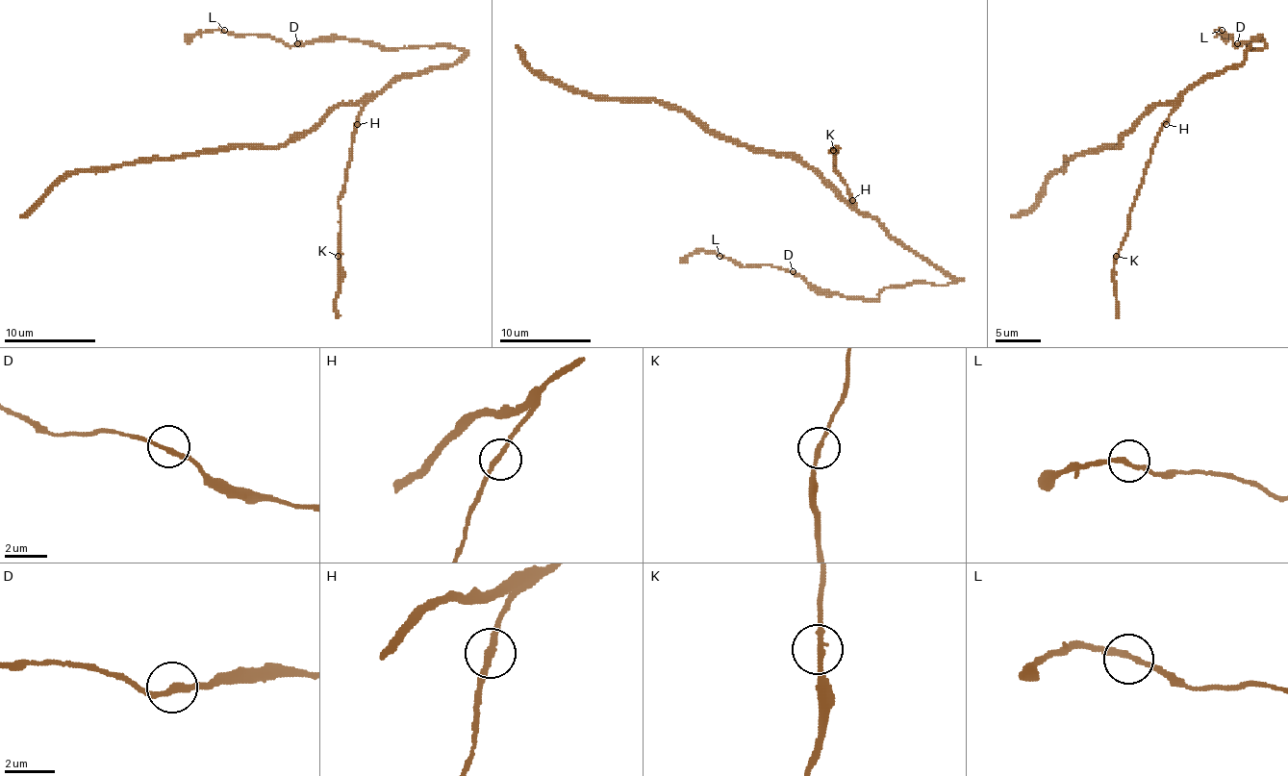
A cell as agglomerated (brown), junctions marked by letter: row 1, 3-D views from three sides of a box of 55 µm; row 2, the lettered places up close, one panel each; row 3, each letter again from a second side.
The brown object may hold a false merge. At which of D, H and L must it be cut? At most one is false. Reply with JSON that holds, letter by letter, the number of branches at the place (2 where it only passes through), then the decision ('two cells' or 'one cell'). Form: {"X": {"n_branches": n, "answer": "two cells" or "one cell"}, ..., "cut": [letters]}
{"D": {"n_branches": 2, "answer": "one cell"}, "H": {"n_branches": 2, "answer": "one cell"}, "L": {"n_branches": 2, "answer": "one cell"}, "cut": []}

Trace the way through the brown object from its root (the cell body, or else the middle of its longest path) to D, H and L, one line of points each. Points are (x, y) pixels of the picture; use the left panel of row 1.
D: (370, 94), (379, 94), (402, 78), (447, 68), (464, 53), (450, 46), (382, 48), (347, 38), (297, 43)
H: (370, 94), (370, 101), (356, 123)
L: (370, 94), (402, 78), (447, 68), (464, 53), (347, 38), (290, 46), (224, 30)

